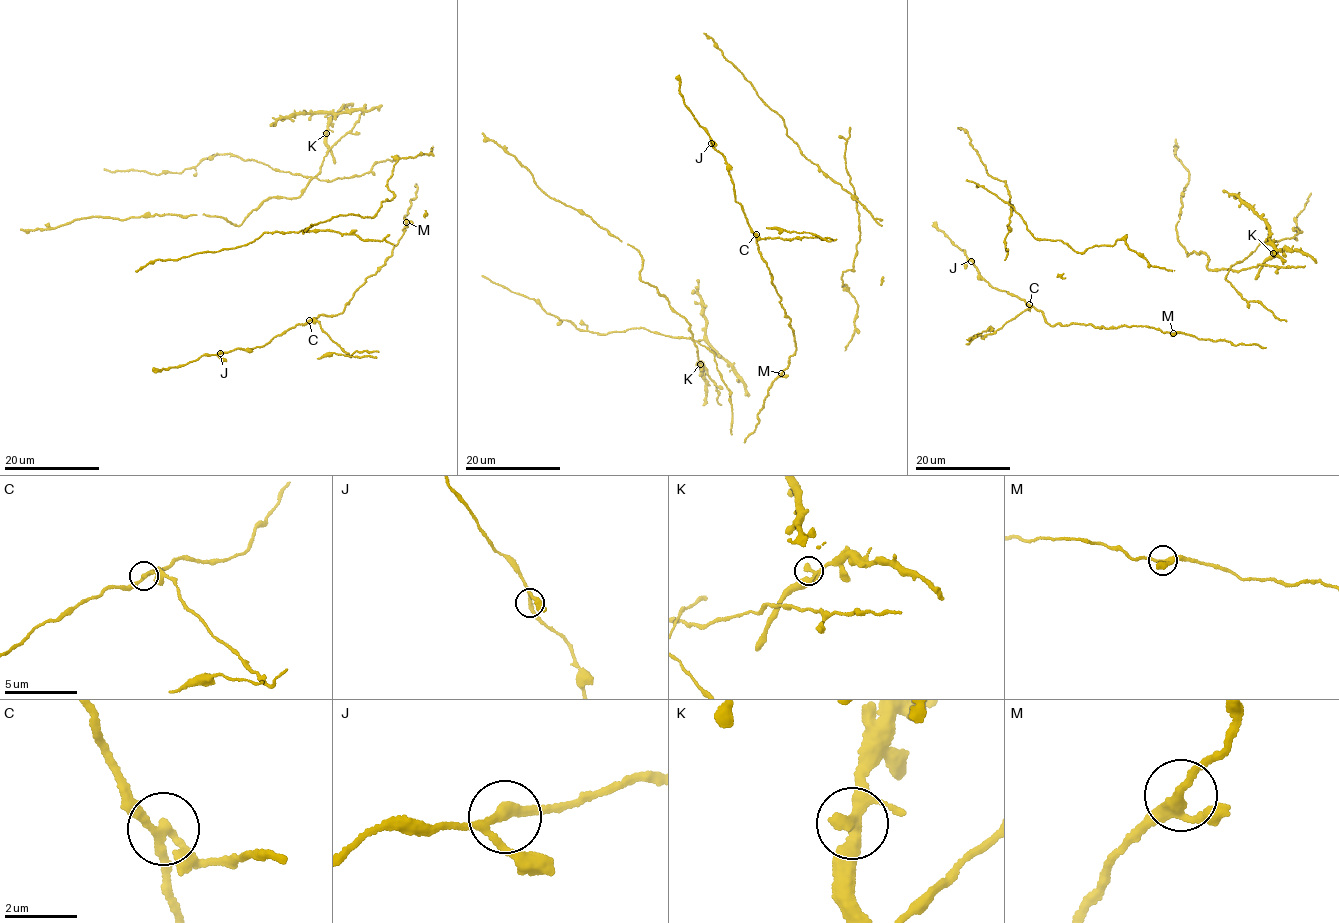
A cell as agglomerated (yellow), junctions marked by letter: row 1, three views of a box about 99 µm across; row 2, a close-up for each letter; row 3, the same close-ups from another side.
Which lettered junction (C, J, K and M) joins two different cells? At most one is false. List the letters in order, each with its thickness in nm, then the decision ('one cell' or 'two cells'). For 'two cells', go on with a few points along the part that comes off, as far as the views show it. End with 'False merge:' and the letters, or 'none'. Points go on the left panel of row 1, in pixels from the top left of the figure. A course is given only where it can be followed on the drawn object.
C: 220 nm thick; two cells; foreign part runs (309, 320), (319, 321), (321, 329), (346, 355), (357, 351), (369, 355), (353, 357), (327, 352), (316, 358)
J: 200 nm thick; one cell
K: 260 nm thick; one cell
M: 240 nm thick; one cell
False merge: C

